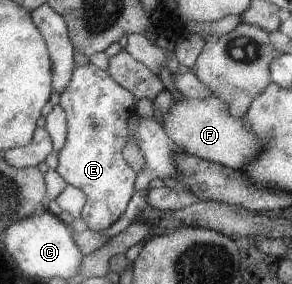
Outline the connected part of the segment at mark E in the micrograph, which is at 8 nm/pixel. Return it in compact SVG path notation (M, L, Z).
M88 63L74 66L71 80L60 94L59 105L67 114L67 138L58 153L56 170L68 185L80 188L86 194L78 225L93 231L106 231L122 216L136 190L136 172L122 156L122 146L126 144L126 120L134 108L134 95L118 86L106 70Z

